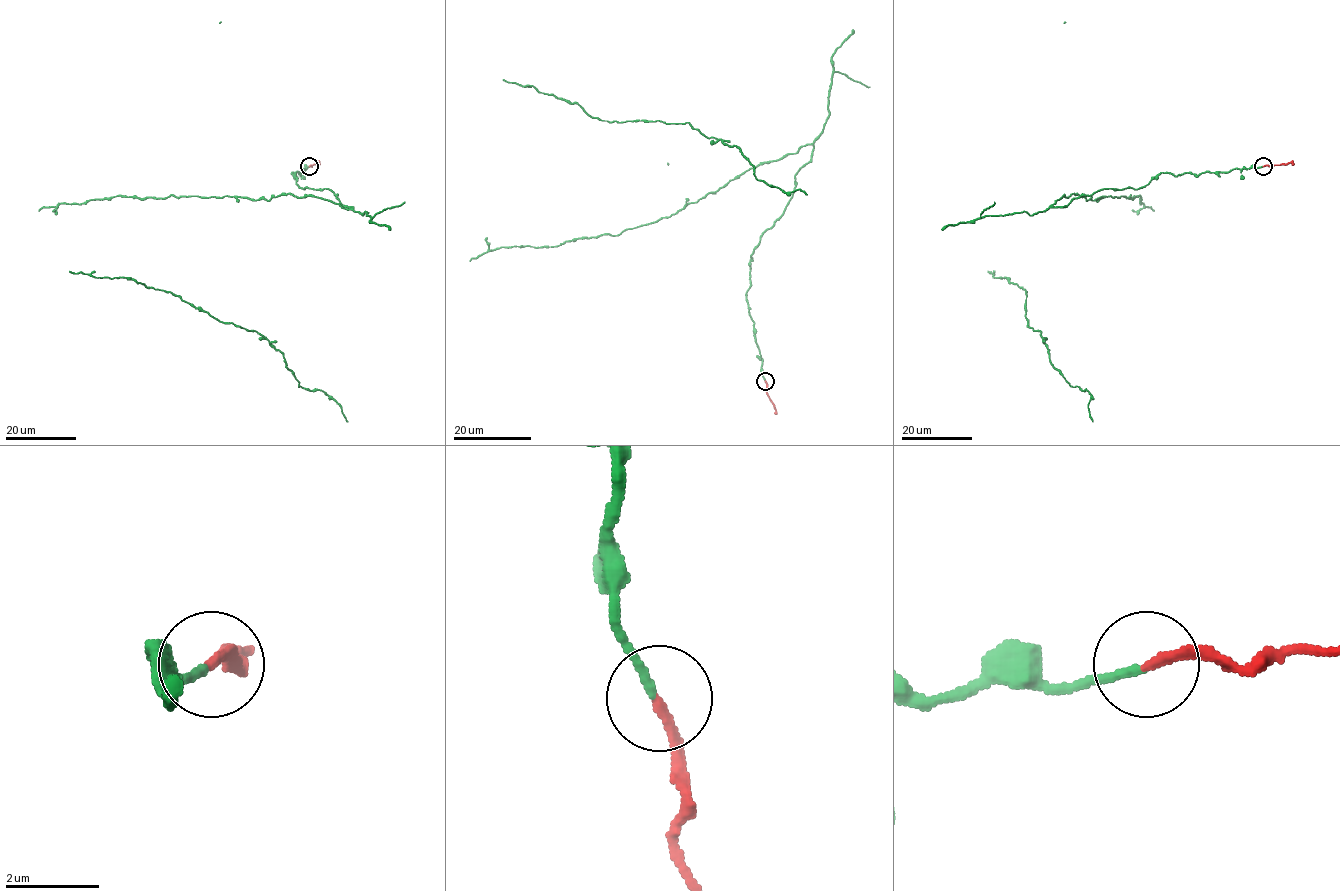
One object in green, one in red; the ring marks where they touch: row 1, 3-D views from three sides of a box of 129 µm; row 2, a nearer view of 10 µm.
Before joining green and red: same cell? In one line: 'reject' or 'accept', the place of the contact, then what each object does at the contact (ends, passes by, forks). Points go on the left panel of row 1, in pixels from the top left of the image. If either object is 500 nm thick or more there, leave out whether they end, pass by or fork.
reject | (309, 166) | green ends | red ends

